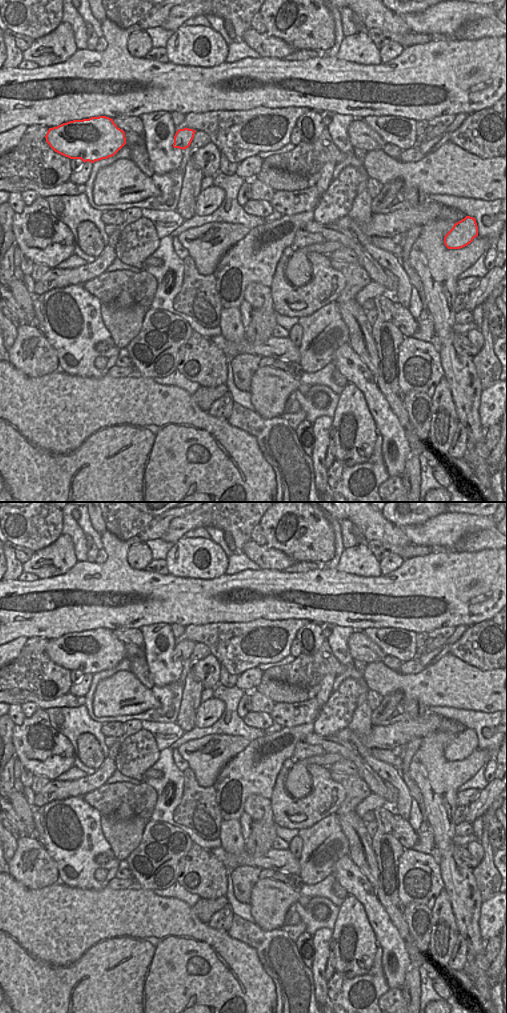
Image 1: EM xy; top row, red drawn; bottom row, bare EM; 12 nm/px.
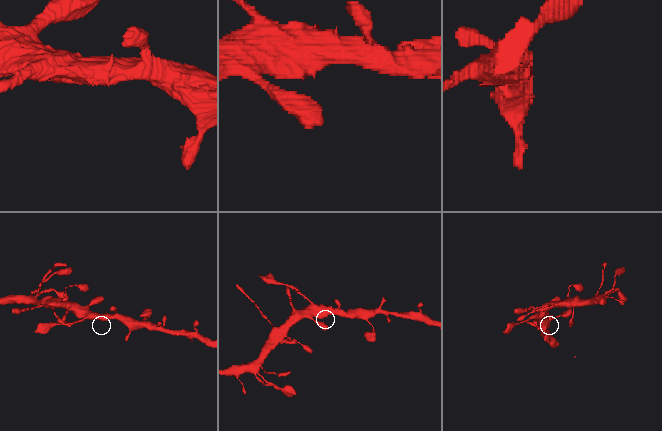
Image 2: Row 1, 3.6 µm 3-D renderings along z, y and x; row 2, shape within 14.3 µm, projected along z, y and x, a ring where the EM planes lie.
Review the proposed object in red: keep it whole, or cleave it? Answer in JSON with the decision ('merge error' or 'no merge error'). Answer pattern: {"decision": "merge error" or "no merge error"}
{"decision": "no merge error"}

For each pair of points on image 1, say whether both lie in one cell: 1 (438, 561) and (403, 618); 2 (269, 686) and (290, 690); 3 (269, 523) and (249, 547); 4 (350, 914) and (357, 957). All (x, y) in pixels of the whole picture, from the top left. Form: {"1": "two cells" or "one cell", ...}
{"1": "one cell", "2": "one cell", "3": "two cells", "4": "one cell"}

